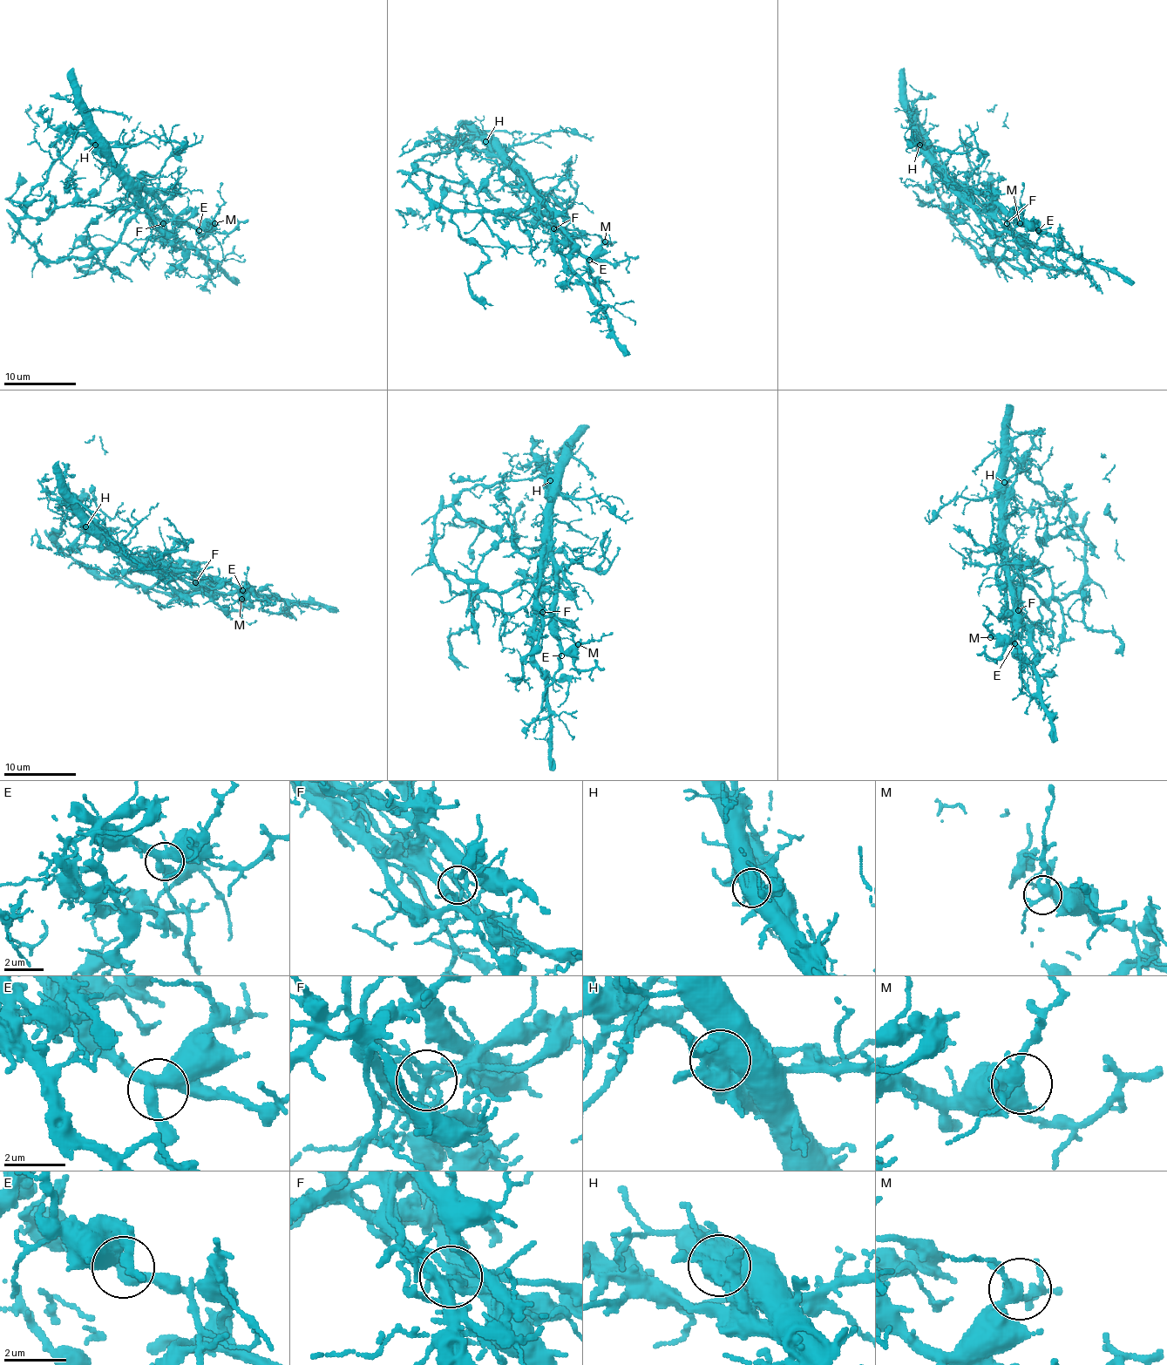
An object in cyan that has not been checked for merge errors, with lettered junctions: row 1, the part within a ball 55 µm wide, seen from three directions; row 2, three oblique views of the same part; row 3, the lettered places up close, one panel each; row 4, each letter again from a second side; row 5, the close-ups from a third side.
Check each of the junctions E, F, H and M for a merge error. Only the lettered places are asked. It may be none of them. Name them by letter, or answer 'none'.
F, H

